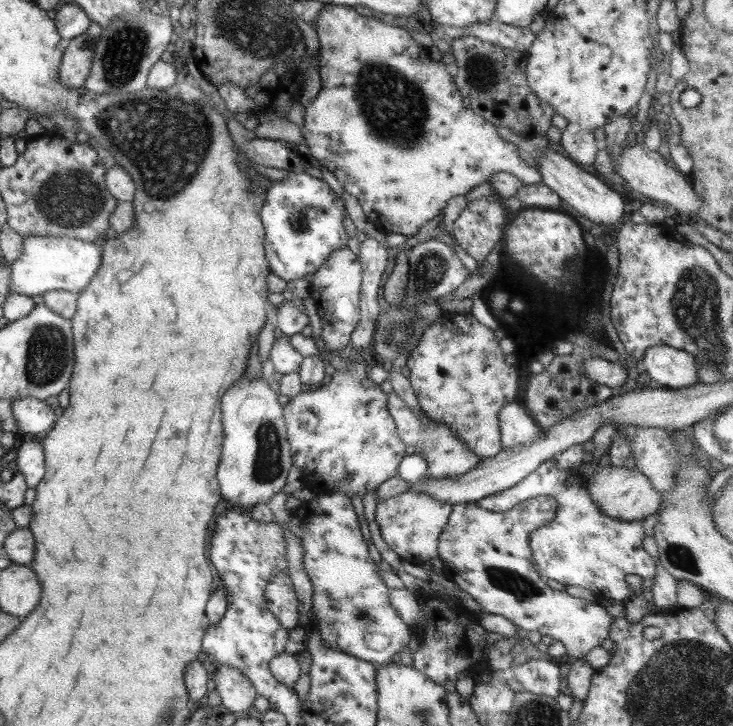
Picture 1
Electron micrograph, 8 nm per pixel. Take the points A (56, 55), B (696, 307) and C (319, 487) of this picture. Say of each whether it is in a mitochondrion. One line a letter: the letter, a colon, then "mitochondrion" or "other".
A: other
B: mitochondrion
C: other

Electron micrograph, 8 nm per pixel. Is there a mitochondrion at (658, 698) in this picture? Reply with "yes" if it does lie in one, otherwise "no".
yes

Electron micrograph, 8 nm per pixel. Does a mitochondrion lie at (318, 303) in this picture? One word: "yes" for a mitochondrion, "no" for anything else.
no

